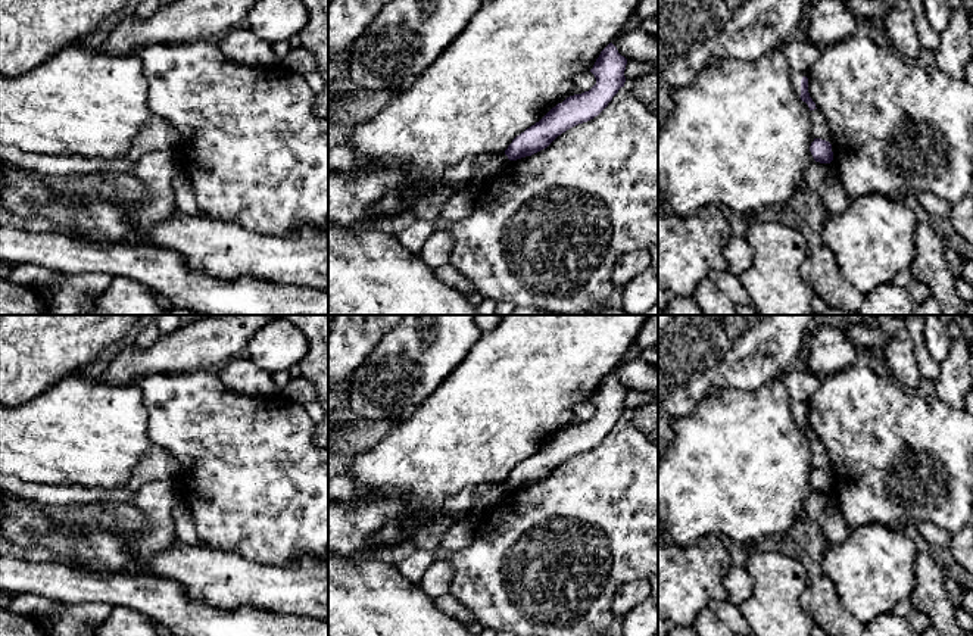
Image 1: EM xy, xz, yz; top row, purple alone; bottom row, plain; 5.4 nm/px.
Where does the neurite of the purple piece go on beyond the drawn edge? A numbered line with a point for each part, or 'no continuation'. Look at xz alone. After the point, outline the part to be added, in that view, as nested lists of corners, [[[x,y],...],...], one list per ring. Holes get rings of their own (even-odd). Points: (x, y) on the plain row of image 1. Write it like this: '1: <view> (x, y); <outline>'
no continuation

